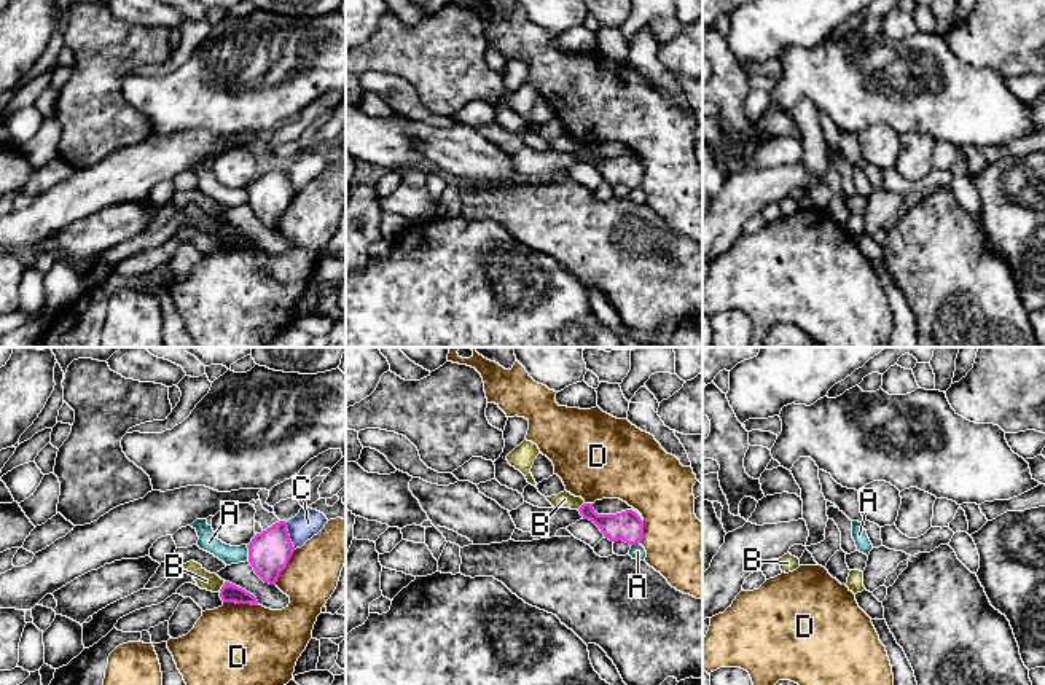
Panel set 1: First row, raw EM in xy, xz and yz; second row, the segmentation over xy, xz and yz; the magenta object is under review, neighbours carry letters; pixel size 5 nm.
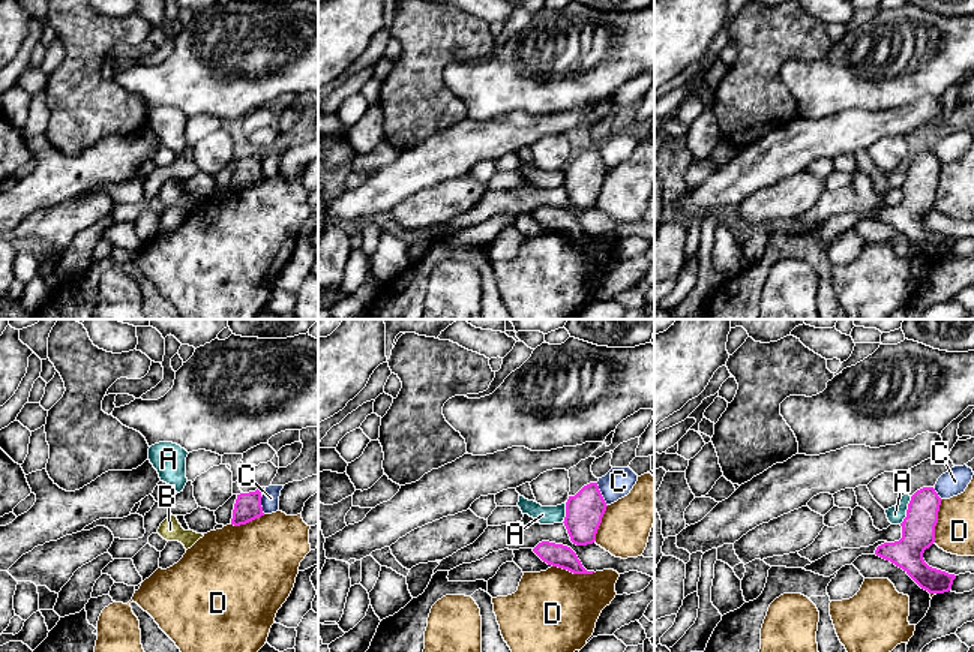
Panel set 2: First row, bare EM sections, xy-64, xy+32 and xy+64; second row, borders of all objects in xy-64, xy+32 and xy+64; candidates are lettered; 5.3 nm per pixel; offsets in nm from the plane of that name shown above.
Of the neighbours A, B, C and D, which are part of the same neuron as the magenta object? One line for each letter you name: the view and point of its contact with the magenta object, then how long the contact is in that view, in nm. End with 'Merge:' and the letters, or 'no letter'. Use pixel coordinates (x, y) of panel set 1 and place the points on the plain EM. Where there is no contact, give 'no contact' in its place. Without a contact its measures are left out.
Merge: no letter

